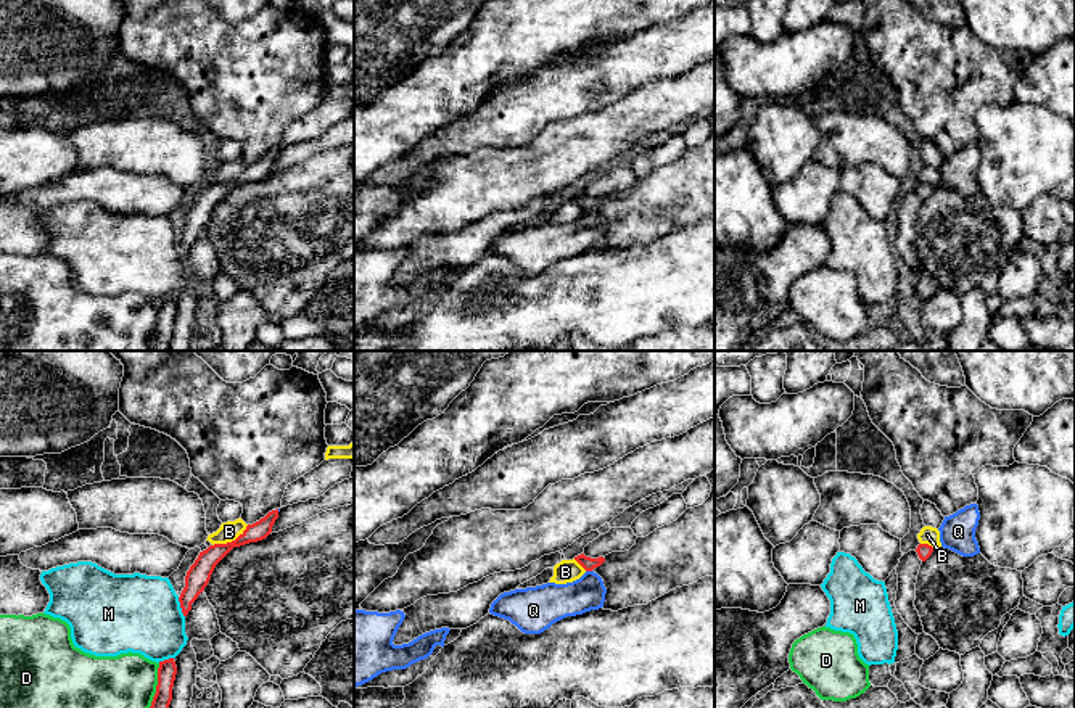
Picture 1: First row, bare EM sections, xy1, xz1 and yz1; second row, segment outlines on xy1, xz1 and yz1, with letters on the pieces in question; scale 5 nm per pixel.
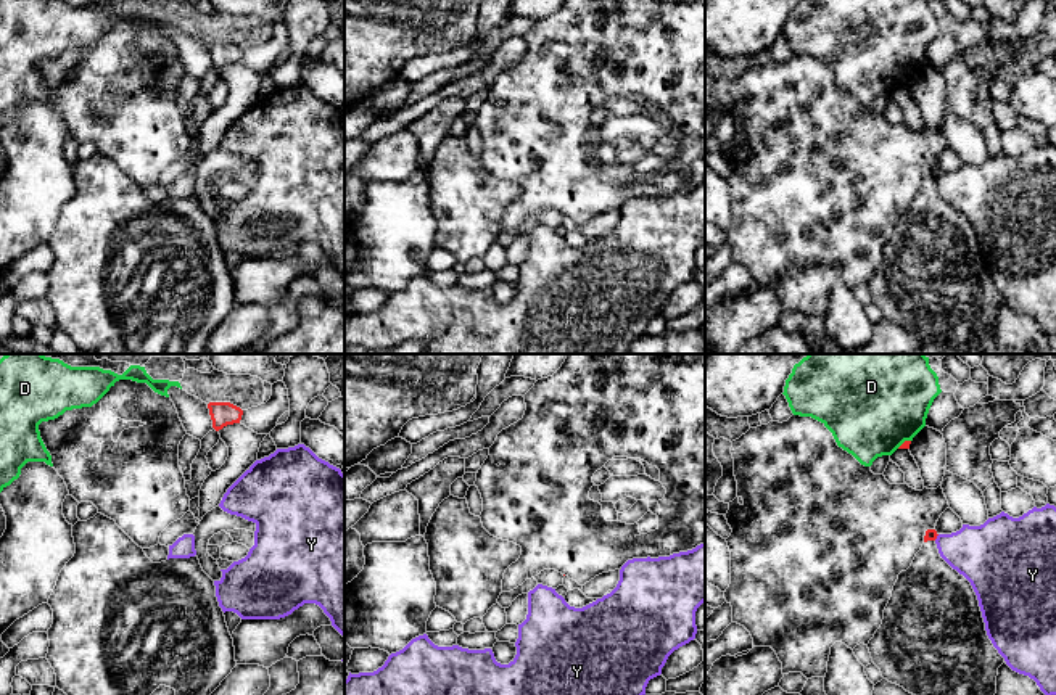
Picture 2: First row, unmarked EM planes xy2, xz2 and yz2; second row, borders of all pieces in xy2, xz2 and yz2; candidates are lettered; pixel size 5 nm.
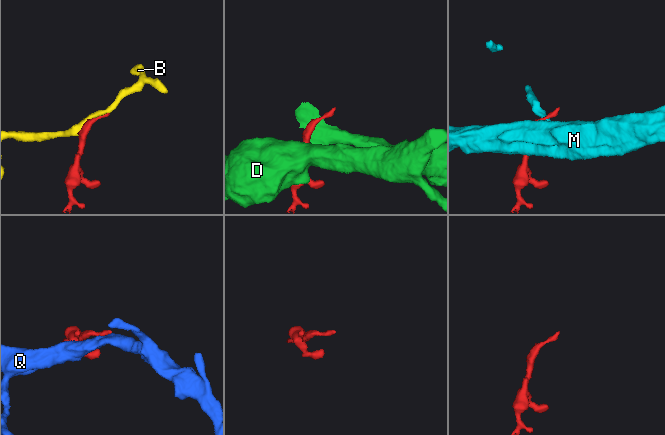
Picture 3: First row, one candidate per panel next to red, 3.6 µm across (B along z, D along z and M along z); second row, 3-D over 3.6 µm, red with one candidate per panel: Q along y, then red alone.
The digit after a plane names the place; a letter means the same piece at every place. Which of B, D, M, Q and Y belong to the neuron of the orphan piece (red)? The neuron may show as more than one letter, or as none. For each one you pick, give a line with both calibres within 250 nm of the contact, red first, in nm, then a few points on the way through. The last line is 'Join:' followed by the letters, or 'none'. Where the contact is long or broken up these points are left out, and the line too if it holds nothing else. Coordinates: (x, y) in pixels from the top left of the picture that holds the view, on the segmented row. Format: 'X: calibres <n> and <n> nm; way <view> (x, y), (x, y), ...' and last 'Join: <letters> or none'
Join: none

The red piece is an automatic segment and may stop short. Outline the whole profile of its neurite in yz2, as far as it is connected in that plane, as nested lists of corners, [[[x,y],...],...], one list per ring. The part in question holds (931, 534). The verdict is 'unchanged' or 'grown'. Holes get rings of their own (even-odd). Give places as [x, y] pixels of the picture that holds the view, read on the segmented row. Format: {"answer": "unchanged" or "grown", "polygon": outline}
{"answer": "grown", "polygon": [[[927,529],[911,566],[898,574],[884,619],[868,648],[882,677],[913,695],[995,695],[998,668],[1006,663],[987,635],[977,595],[971,582],[938,553],[935,529]]]}

